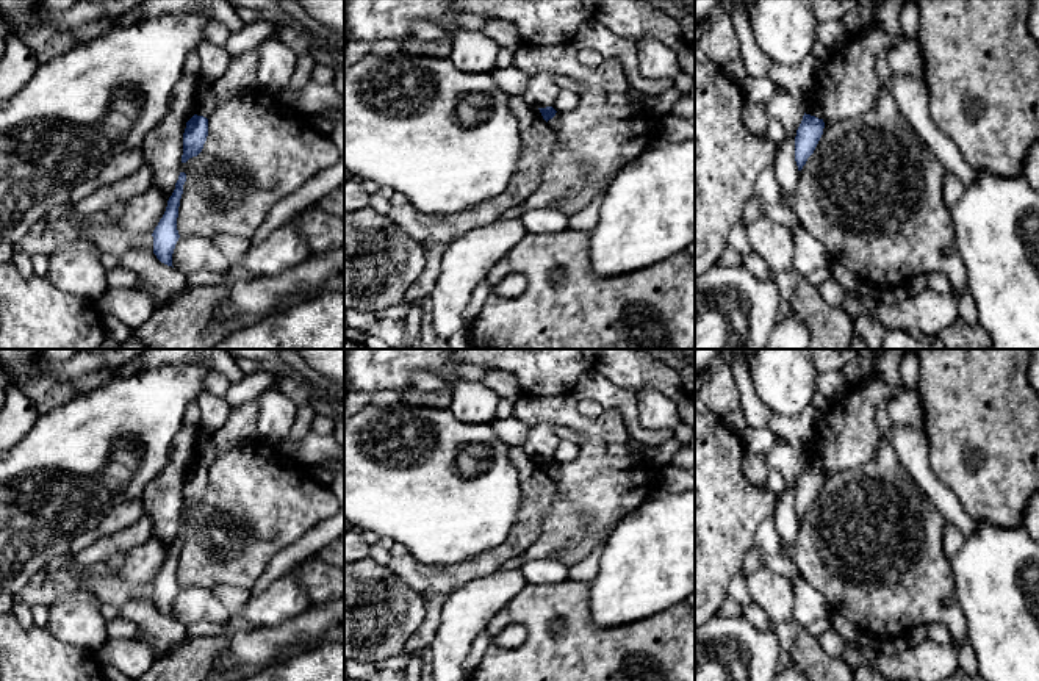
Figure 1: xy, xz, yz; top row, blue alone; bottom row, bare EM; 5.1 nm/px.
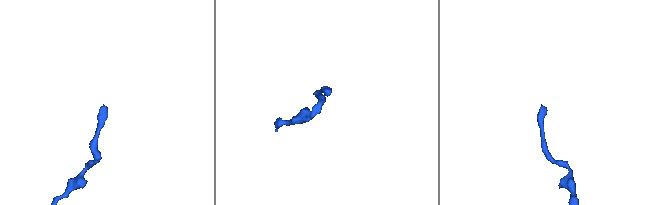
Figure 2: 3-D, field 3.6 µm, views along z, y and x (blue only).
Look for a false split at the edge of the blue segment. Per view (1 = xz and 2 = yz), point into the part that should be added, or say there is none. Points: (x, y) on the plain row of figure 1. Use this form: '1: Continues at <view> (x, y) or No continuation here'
1: No continuation here
2: No continuation here

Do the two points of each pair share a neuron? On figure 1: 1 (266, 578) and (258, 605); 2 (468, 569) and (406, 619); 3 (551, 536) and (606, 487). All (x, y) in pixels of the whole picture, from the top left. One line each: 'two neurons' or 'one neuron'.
1: two neurons
2: two neurons
3: one neuron

